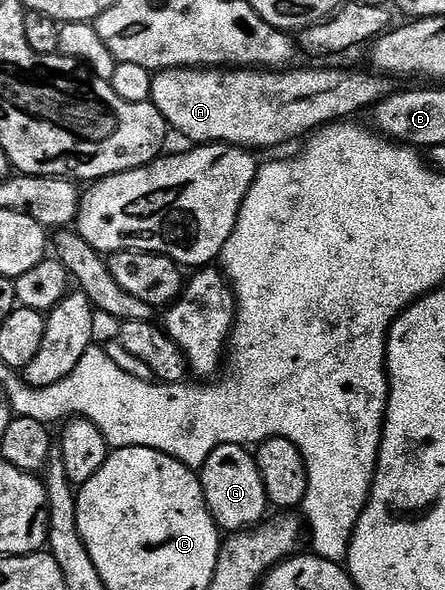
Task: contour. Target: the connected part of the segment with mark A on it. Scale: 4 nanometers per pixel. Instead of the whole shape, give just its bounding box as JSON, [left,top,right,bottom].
[151,68,389,150]

